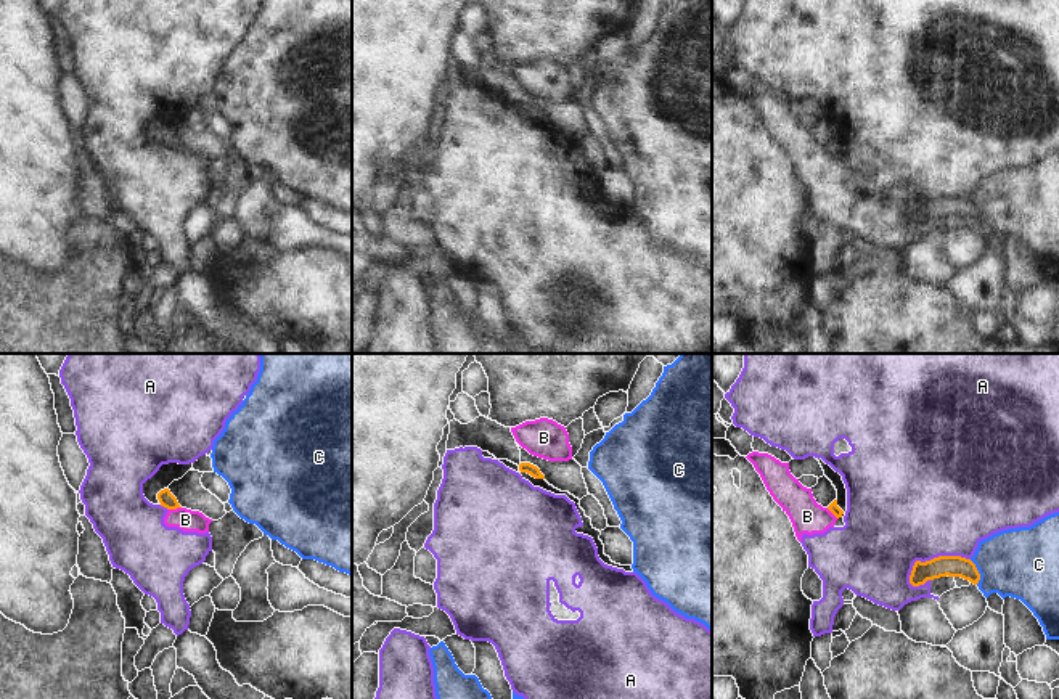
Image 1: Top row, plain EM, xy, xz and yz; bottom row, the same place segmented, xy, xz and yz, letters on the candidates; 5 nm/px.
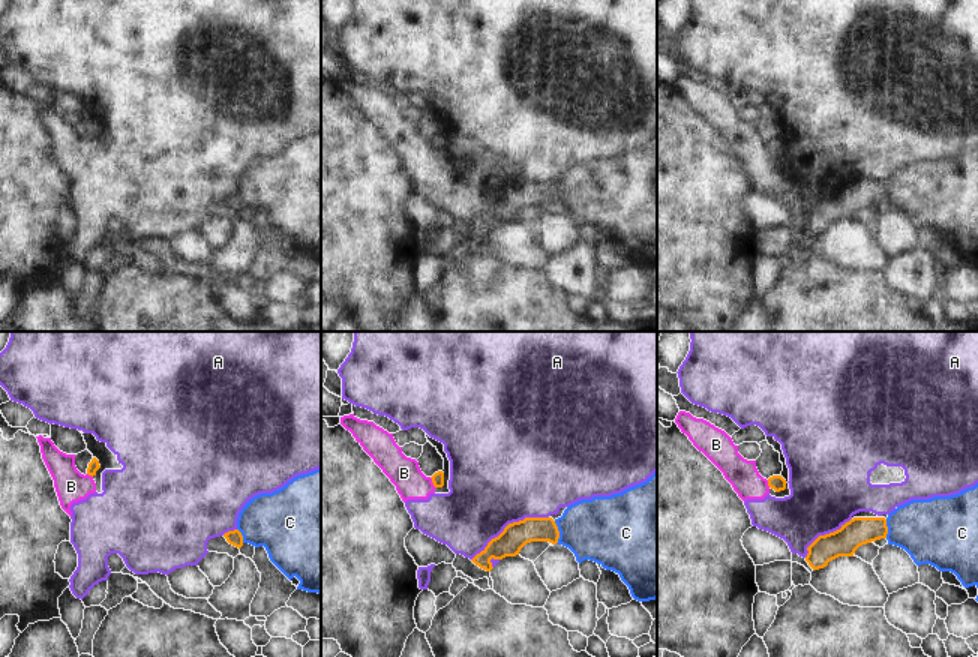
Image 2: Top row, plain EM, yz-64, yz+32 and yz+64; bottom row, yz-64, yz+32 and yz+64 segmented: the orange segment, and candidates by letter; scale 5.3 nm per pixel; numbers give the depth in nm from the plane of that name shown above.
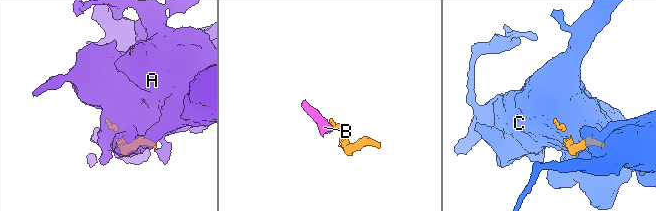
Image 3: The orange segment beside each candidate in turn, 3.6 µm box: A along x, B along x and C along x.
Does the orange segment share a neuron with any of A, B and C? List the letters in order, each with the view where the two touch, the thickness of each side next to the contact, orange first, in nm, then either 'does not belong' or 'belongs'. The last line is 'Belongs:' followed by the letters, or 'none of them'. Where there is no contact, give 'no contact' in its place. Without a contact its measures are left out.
A: meets orange in yz; 110 nm thick on the orange side, 500 nm on the other; does not belong
B: meets orange in xy; 80 nm thick on the orange side, 110 nm on the other; does not belong
C: meets orange in yz; 110 nm thick on the orange side, 360 nm on the other; does not belong
Belongs: none of them

